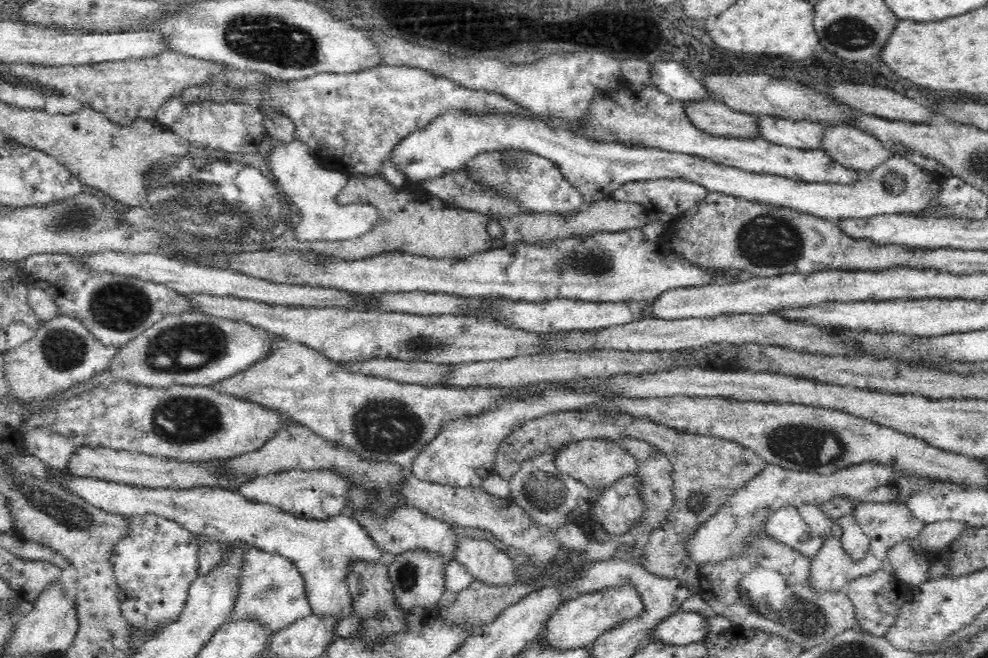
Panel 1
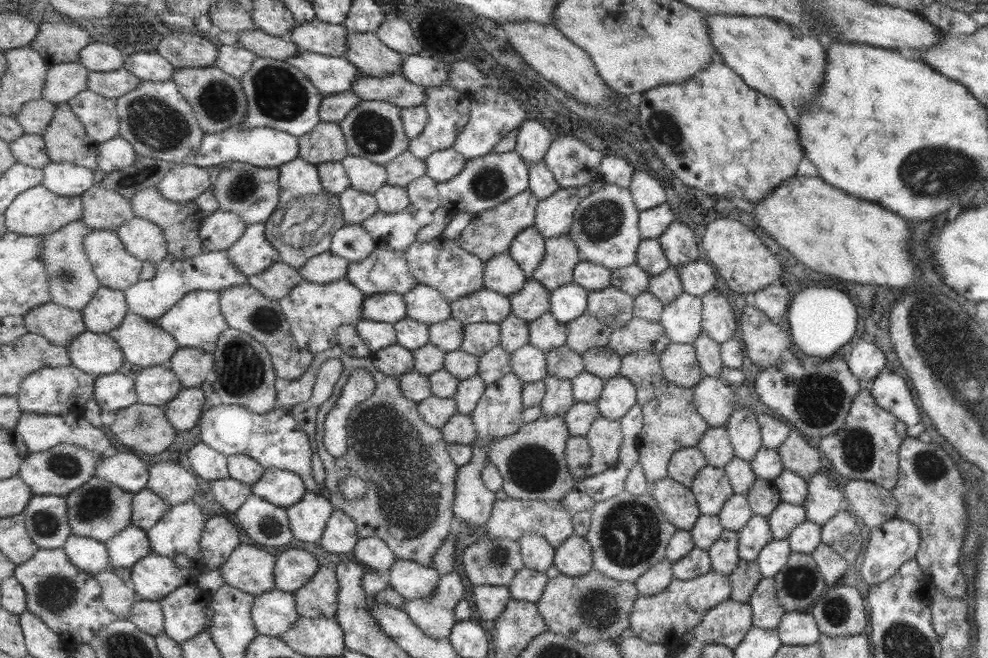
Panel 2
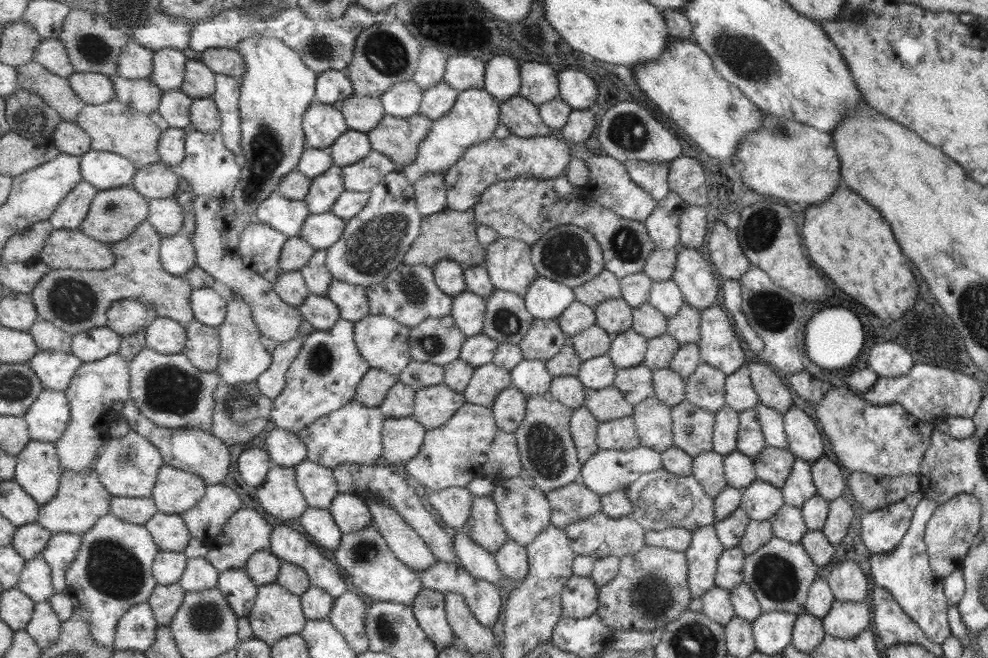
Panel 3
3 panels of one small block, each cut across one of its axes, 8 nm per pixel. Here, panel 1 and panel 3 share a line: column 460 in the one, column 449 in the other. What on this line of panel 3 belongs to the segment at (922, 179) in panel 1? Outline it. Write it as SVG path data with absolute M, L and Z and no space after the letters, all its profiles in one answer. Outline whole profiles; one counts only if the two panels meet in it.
M469 89L461 91L458 102L450 113L434 121L434 126L427 138L422 142L416 161L409 166L399 168L406 175L406 179L415 184L426 177L427 173L446 172L465 154L472 146L493 138L501 118L501 103L486 89Z

